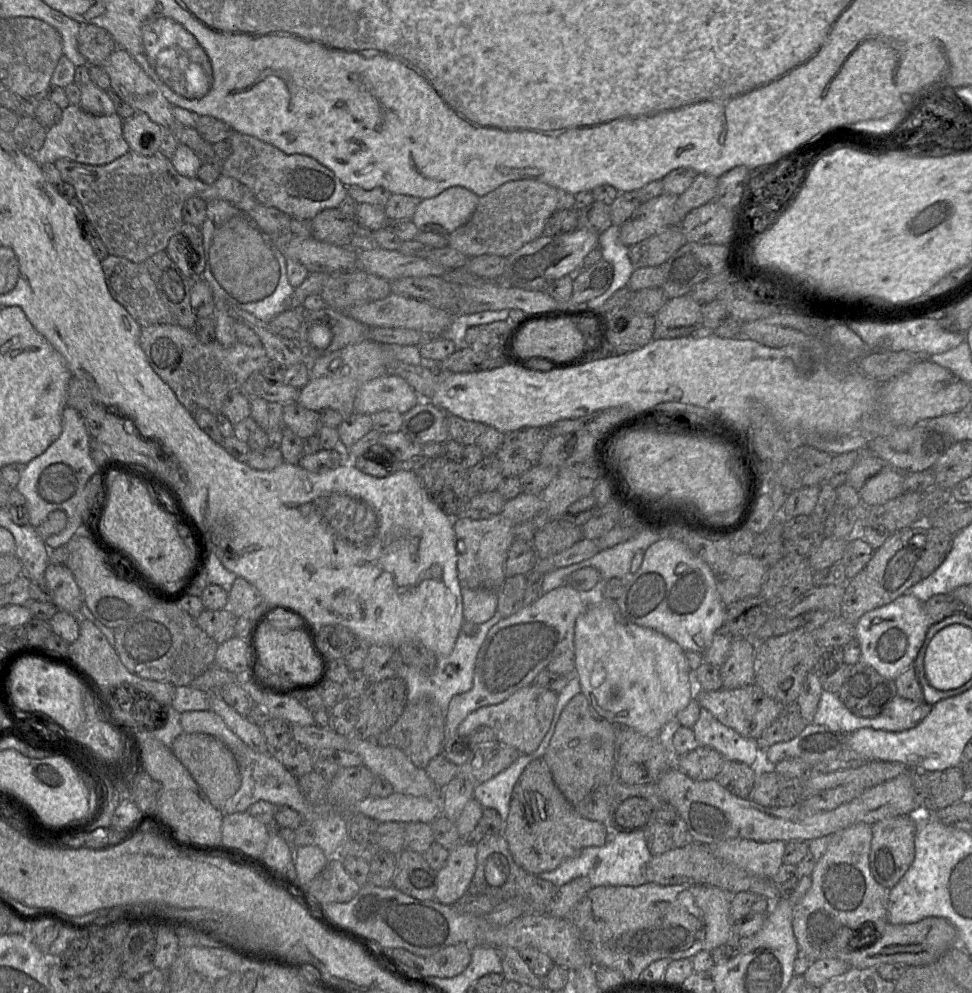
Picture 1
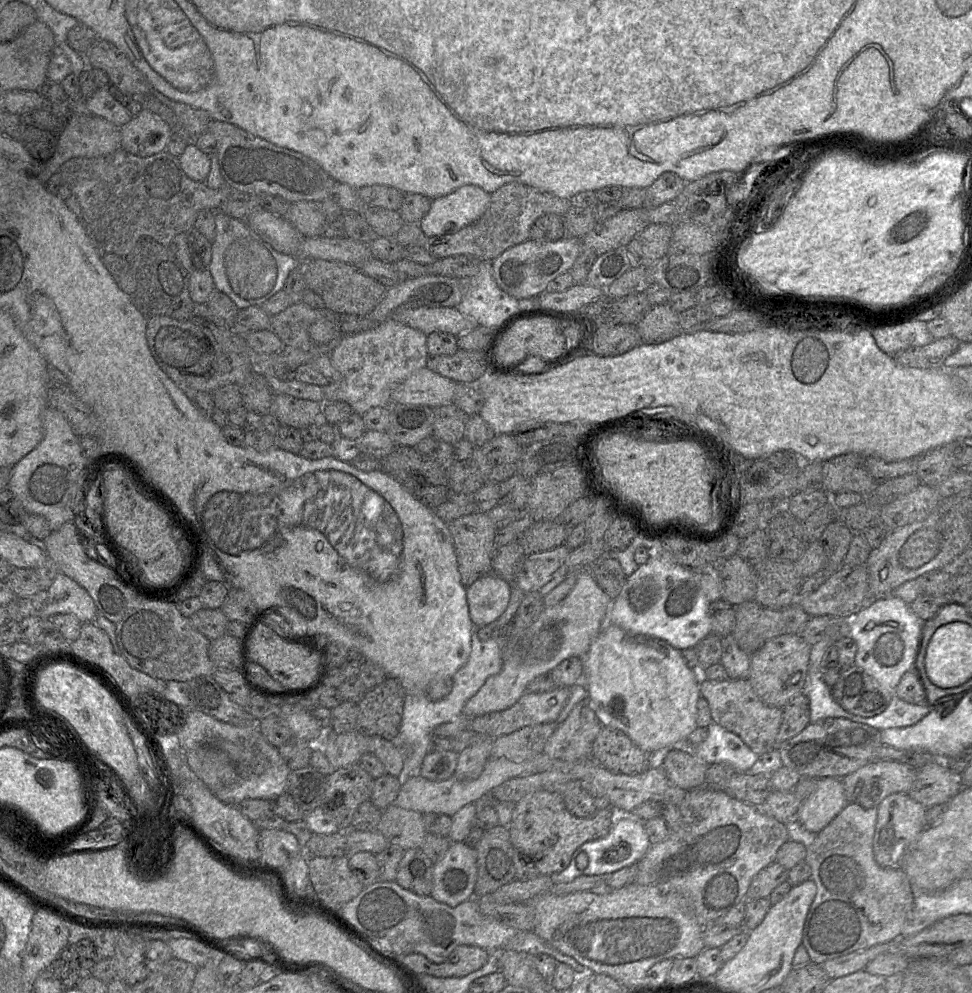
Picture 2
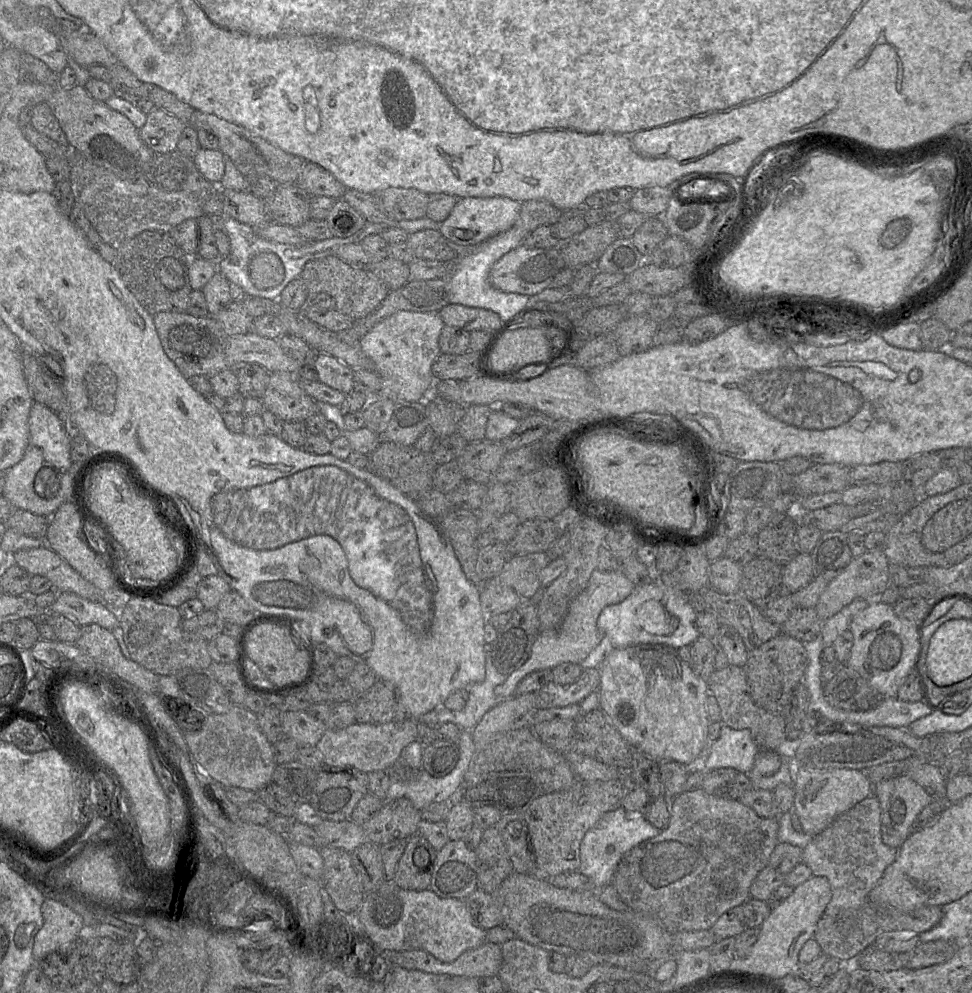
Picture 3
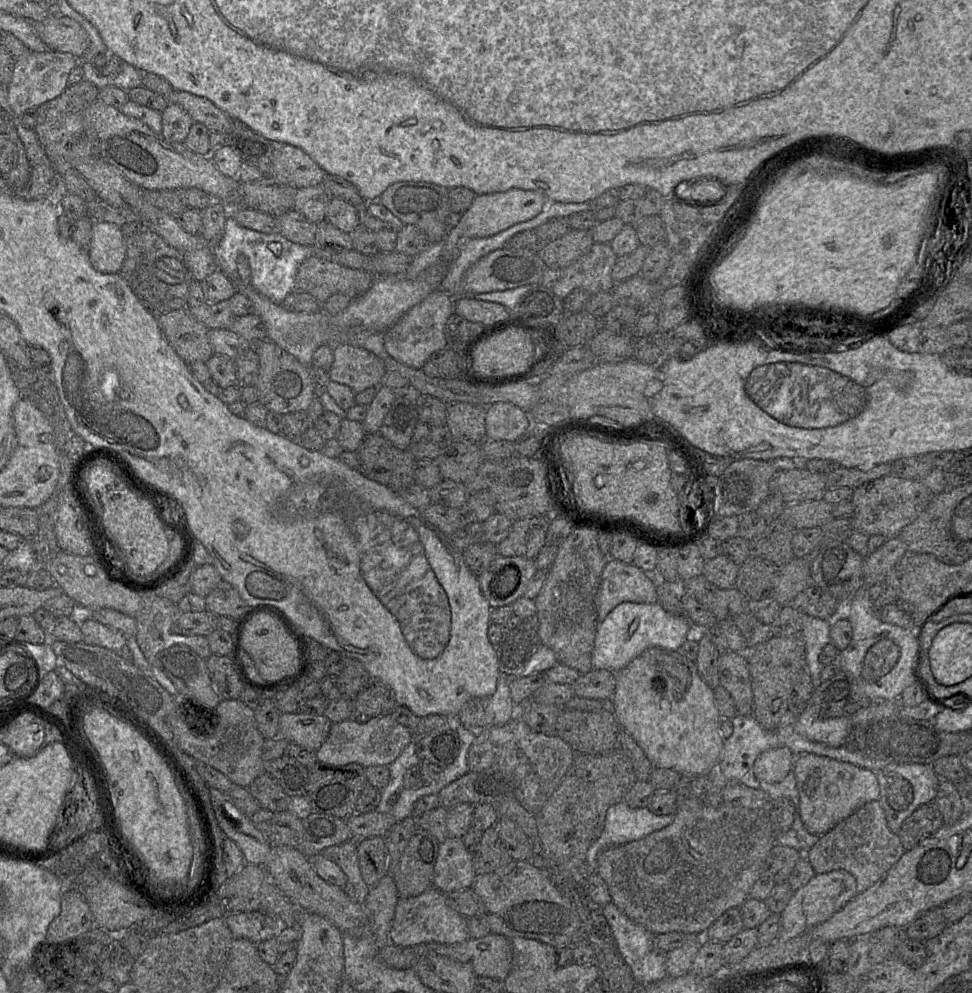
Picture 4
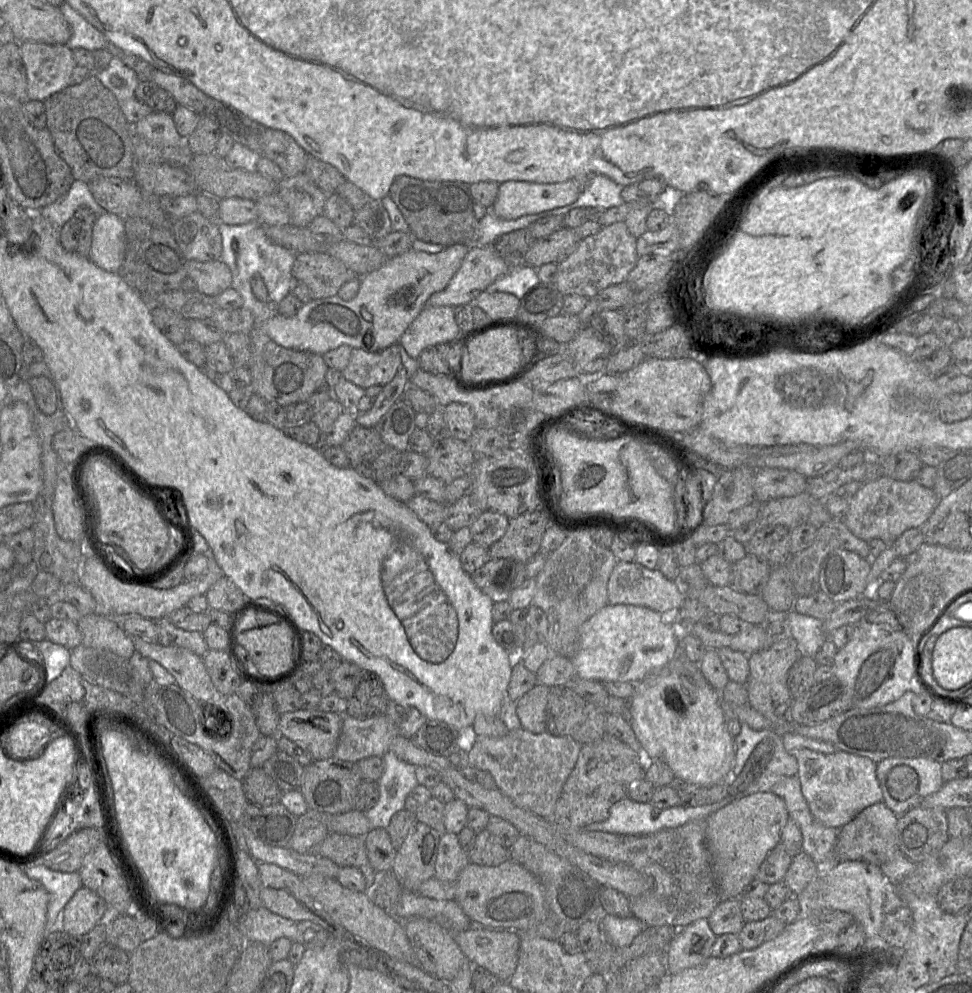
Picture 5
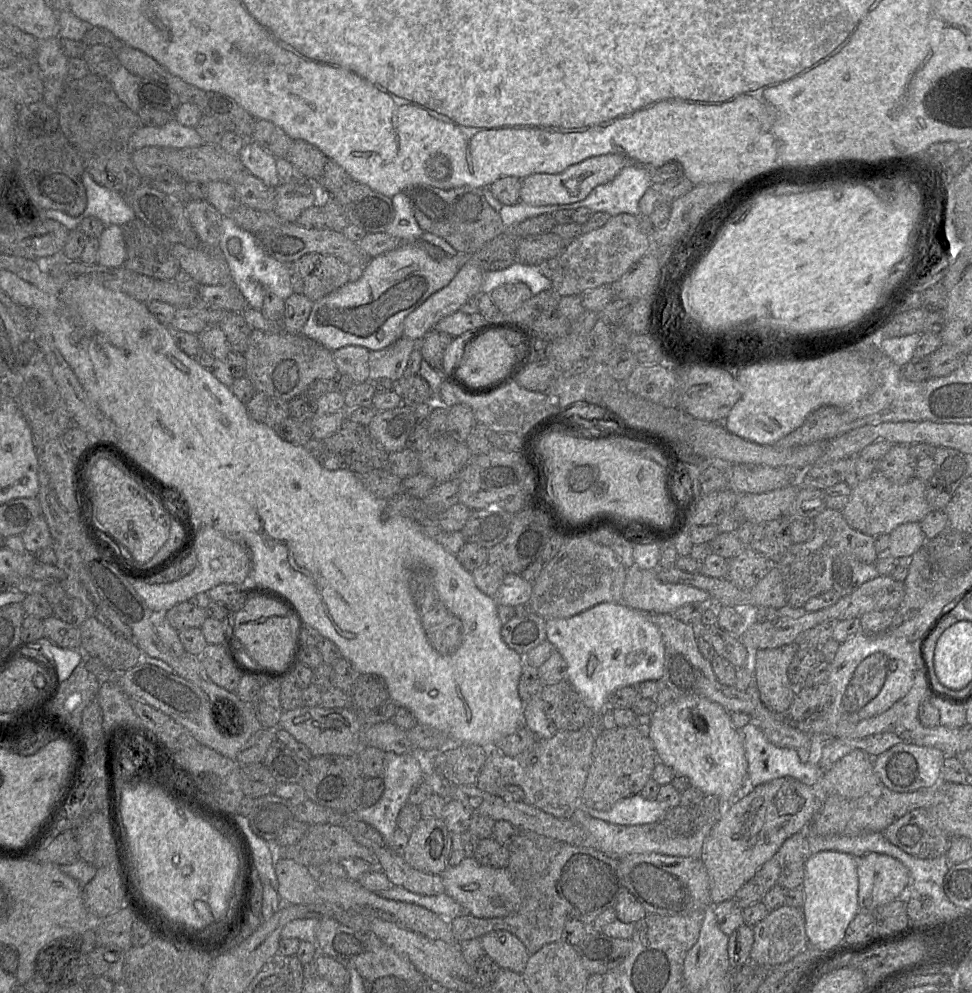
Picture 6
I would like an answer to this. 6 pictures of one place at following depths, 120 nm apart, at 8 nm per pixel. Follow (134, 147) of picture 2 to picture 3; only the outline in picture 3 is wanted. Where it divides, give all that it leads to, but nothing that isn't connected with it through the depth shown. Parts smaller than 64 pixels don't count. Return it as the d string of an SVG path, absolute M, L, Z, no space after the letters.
M156 107L147 115L146 123L139 130L139 134L144 144L155 154L166 154L177 151L186 126L176 116Z

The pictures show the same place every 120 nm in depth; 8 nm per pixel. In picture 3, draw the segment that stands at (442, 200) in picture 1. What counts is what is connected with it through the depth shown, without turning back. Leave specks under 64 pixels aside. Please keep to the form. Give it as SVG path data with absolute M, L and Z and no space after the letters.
M462 197L449 216L438 225L439 232L448 240L463 246L476 246L510 229L521 209L521 202L507 197Z

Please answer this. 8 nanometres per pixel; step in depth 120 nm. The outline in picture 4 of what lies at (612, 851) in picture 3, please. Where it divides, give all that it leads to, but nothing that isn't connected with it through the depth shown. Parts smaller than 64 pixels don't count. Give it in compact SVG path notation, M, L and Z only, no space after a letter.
M624 801L612 805L607 810L600 836L588 848L588 864L596 871L598 855L606 848L644 838L673 820L674 814L656 815L648 807L631 808Z

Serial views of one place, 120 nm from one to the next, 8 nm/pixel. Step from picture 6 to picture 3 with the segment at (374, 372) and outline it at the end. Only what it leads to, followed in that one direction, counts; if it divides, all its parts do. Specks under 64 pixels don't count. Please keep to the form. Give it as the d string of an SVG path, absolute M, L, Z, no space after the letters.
M315 353L312 366L317 372L318 381L344 394L354 390L353 370L334 356Z

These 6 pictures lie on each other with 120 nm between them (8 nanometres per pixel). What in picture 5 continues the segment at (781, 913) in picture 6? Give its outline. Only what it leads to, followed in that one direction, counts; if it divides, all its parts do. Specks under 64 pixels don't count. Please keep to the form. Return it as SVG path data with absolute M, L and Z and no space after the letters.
M772 914L764 920L745 923L738 933L742 950L754 949L774 939L785 927L786 924Z

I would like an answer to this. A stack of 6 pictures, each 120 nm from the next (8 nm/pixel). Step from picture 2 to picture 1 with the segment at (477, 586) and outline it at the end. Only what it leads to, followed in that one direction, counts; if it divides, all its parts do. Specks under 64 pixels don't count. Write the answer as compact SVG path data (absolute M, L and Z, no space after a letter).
M462 588L464 619L475 624L489 620L498 606L497 590Z

